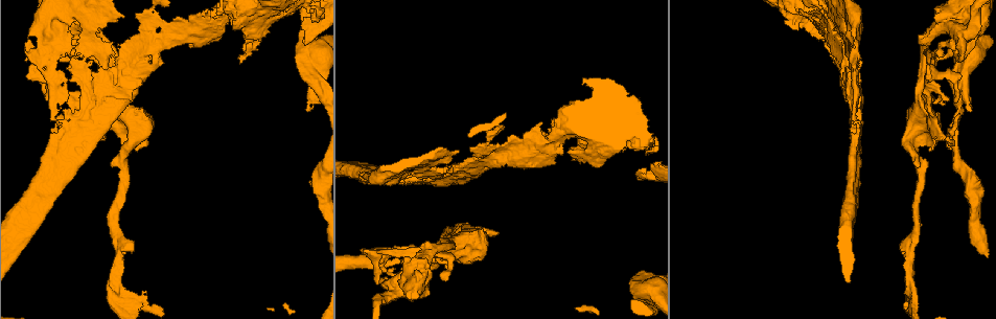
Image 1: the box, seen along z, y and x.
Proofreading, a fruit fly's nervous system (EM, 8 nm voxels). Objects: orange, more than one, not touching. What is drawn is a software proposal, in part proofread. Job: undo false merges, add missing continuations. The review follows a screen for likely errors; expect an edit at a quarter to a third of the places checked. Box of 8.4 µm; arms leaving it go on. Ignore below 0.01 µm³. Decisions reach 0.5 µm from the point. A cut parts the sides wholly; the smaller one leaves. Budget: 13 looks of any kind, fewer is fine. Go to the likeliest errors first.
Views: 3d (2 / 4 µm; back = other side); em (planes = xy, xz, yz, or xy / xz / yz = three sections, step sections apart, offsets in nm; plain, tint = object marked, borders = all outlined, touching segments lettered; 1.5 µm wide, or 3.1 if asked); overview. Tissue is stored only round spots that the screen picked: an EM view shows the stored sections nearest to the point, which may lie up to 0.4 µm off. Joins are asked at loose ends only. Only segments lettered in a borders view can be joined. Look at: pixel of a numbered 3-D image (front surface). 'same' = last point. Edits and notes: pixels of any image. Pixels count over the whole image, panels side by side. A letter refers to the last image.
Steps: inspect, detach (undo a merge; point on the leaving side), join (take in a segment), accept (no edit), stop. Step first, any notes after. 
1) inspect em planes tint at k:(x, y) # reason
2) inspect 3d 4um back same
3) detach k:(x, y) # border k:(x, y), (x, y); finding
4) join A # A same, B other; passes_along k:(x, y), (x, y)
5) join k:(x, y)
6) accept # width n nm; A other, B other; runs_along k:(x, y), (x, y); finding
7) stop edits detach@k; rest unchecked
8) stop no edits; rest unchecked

inspect 3d 2um at 1:(303, 43) # branch stops here

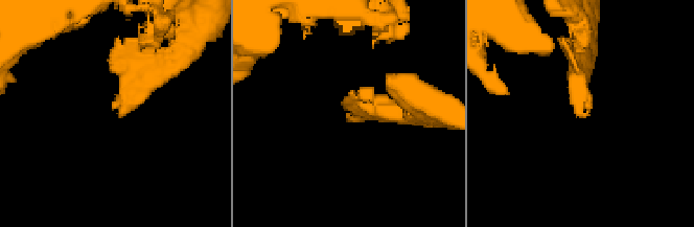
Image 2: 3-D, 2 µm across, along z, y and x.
inspect em planes borders at 2:(349, 119) # now the EM

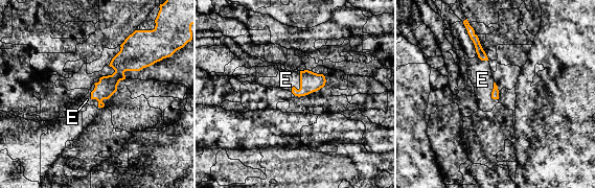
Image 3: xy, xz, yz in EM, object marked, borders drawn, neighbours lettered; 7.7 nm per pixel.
accept # E other; no lettered segment goes on from it

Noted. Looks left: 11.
inspect 3d 2um at 1:(160, 42) # sudden change in width

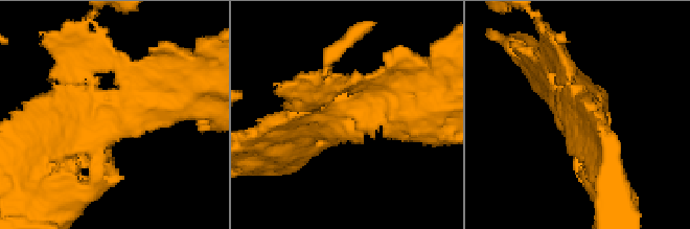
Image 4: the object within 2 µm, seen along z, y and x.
inspect em xz step 4 tint at 4:(579, 123)

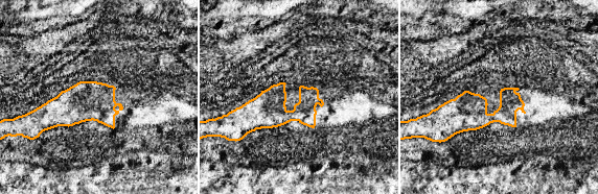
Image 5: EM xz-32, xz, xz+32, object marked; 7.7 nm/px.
inspect em planes borders same

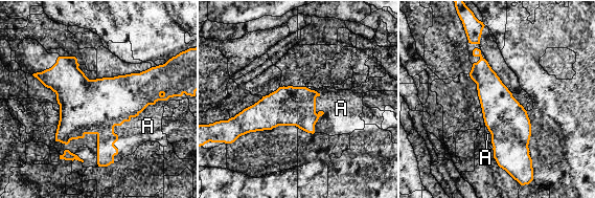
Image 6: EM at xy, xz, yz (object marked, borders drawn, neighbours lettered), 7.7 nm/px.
accept # A other; one neuron here

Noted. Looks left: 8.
inspect em planes borders at 1:(858, 163) # closes a loop

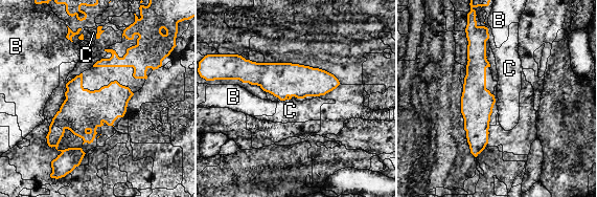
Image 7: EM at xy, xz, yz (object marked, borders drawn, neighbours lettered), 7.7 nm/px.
accept # B other, C other; border 7:(291, 97), (280, 101); one neuron here

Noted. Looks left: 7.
inspect 3d 4um at 1:(77, 39) # abrupt turn

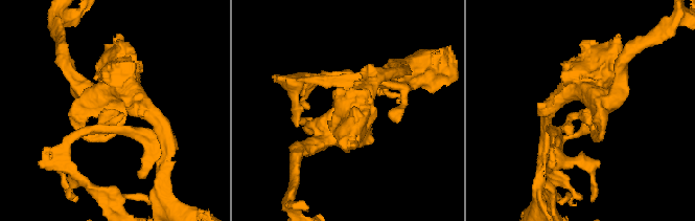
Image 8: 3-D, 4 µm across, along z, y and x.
inspect em planes borders at 8:(117, 109) # need the tissue

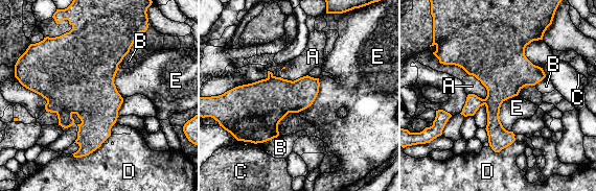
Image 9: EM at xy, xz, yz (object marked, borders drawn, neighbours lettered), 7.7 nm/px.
detach 9:(65, 120) # longest_contact E 300 nm; A other, B other, C other, D other, E other; border 9:(56, 112), (64, 111), (71, 114); a second neuron is stuck on

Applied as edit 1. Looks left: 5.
inspect em xz step 4 borders at 1:(918, 306) # branch stops here

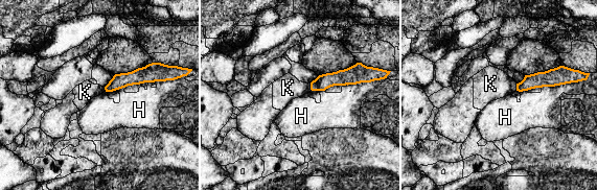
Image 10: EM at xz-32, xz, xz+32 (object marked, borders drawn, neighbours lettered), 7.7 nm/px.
inspect em planes borders same

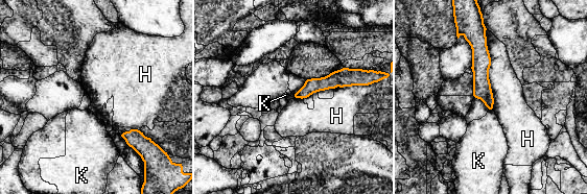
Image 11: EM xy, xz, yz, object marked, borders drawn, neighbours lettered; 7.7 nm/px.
accept # longest_contact H 600 nm; H other, K other; no lettered segment goes on from it

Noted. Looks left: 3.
stop edits detach@9; rest unchecked

